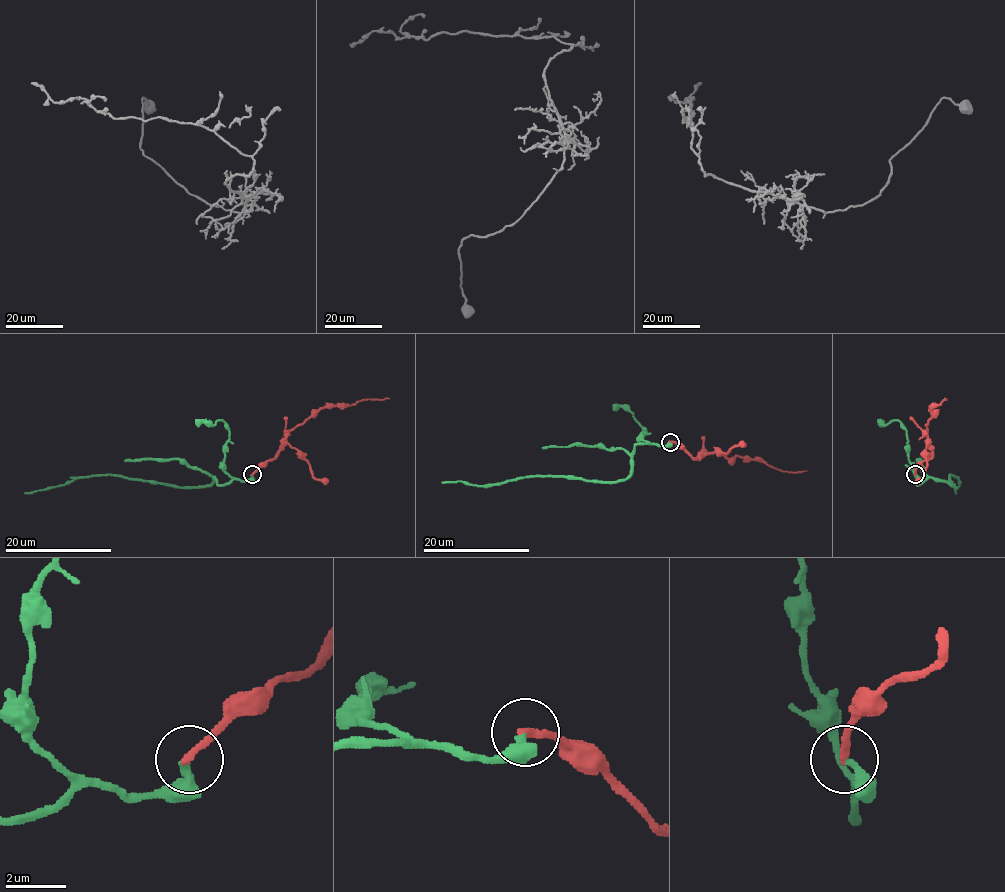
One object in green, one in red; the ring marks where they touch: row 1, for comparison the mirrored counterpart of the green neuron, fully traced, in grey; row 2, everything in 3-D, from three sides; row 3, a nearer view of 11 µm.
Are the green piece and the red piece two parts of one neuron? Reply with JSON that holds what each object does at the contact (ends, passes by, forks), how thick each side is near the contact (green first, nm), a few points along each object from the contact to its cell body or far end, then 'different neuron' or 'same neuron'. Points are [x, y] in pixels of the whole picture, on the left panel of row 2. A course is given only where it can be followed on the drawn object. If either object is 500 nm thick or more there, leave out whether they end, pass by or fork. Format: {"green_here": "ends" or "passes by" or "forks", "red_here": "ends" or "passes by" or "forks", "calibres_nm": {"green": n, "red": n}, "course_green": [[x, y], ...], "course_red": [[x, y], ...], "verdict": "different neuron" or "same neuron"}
{"green_here": "ends", "red_here": "ends", "calibres_nm": {"green": 280, "red": 240}, "course_green": [[253, 475], [249, 480], [231, 479], [225, 484], [214, 477], [207, 487], [172, 487], [103, 475], [24, 493]], "course_red": [[253, 475], [275, 456], [284, 436], [320, 408], [349, 406], [364, 399], [389, 398]], "verdict": "same neuron"}

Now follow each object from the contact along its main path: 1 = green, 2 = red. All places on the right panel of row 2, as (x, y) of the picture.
1: (915, 475), (917, 484), (930, 477), (955, 487), (950, 475), (959, 480), (956, 493)
2: (915, 475), (915, 469), (931, 456), (926, 424), (931, 418), (930, 408), (938, 406), (945, 398)

